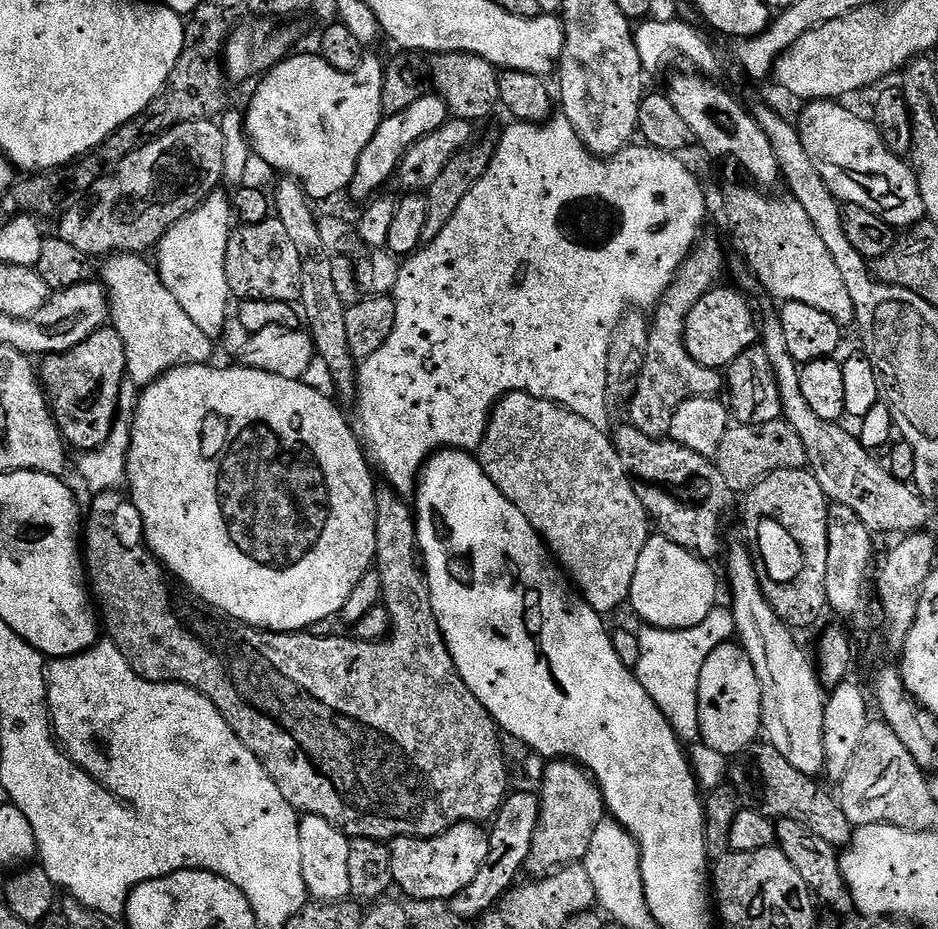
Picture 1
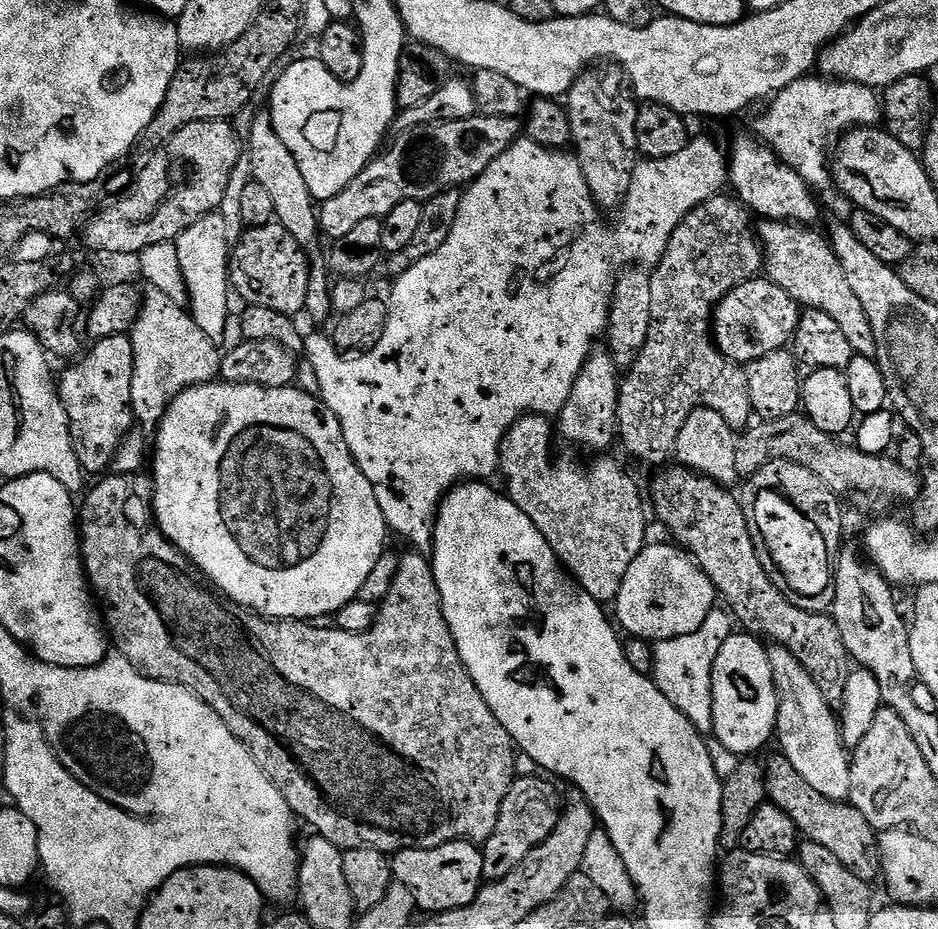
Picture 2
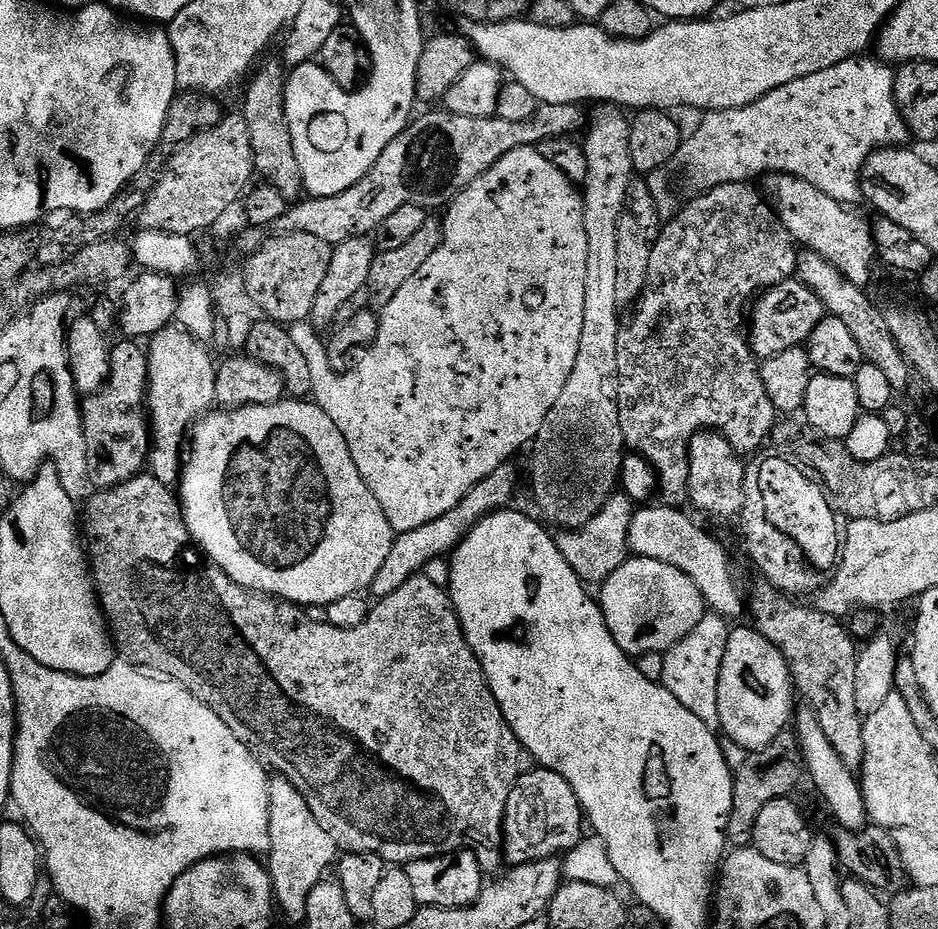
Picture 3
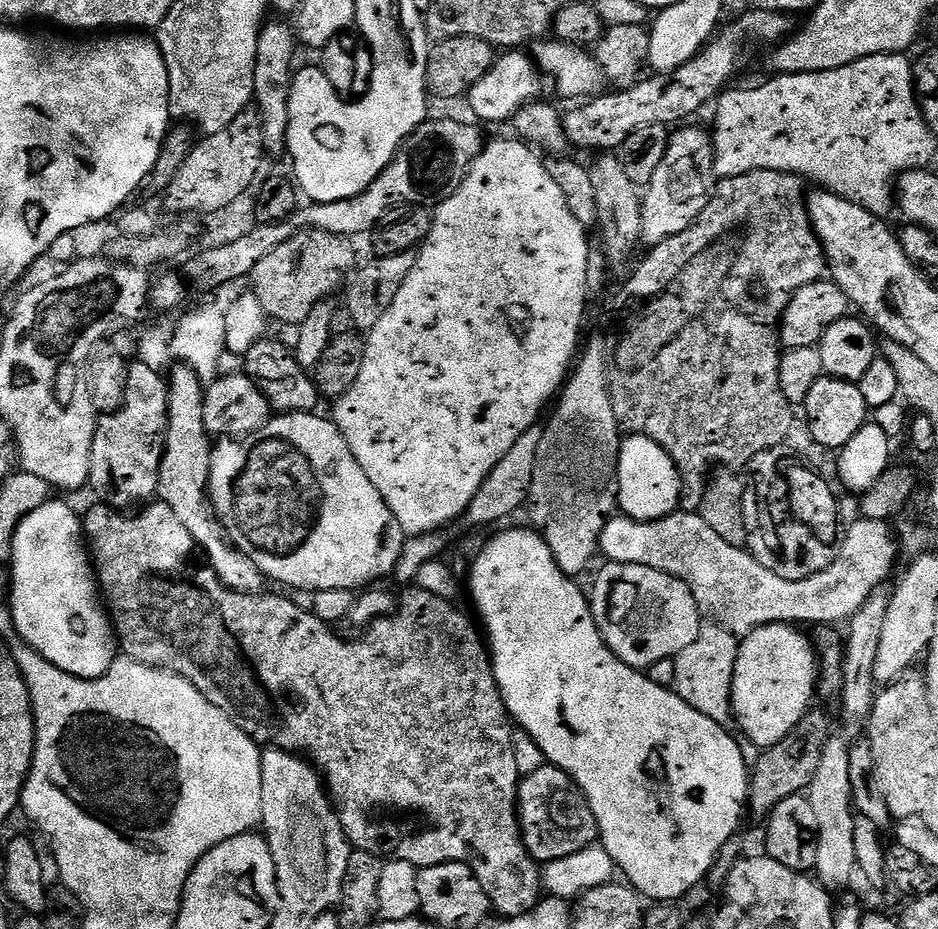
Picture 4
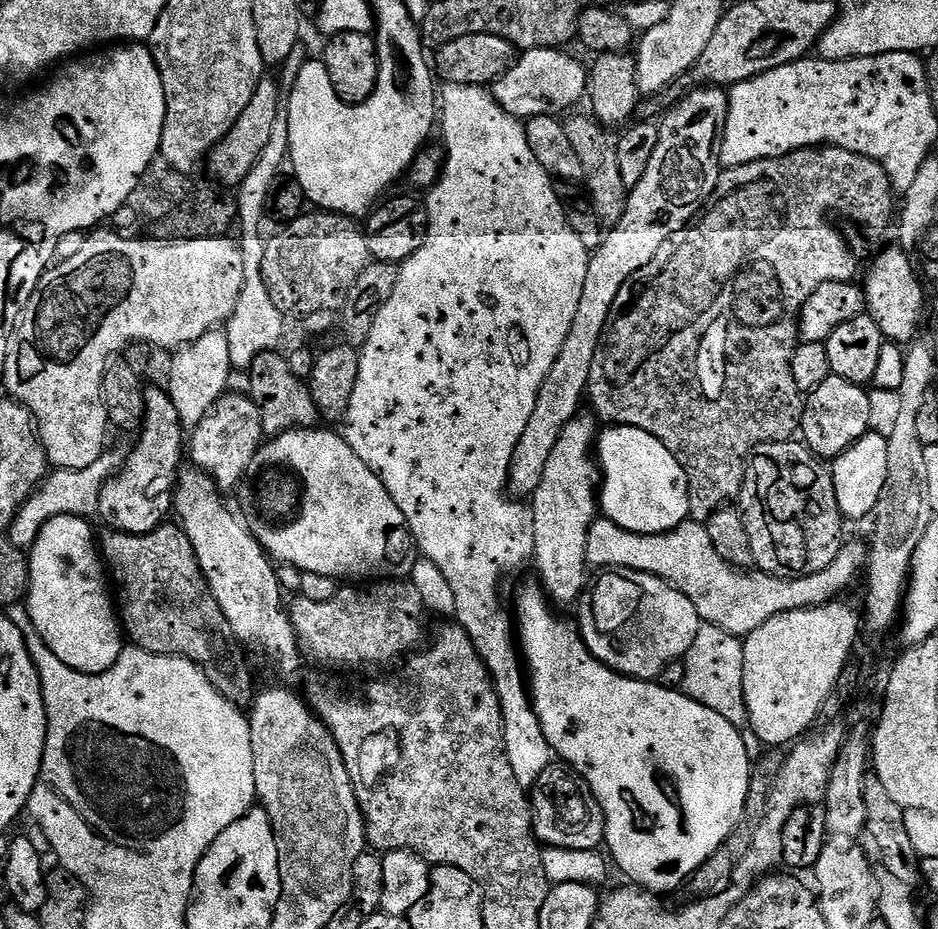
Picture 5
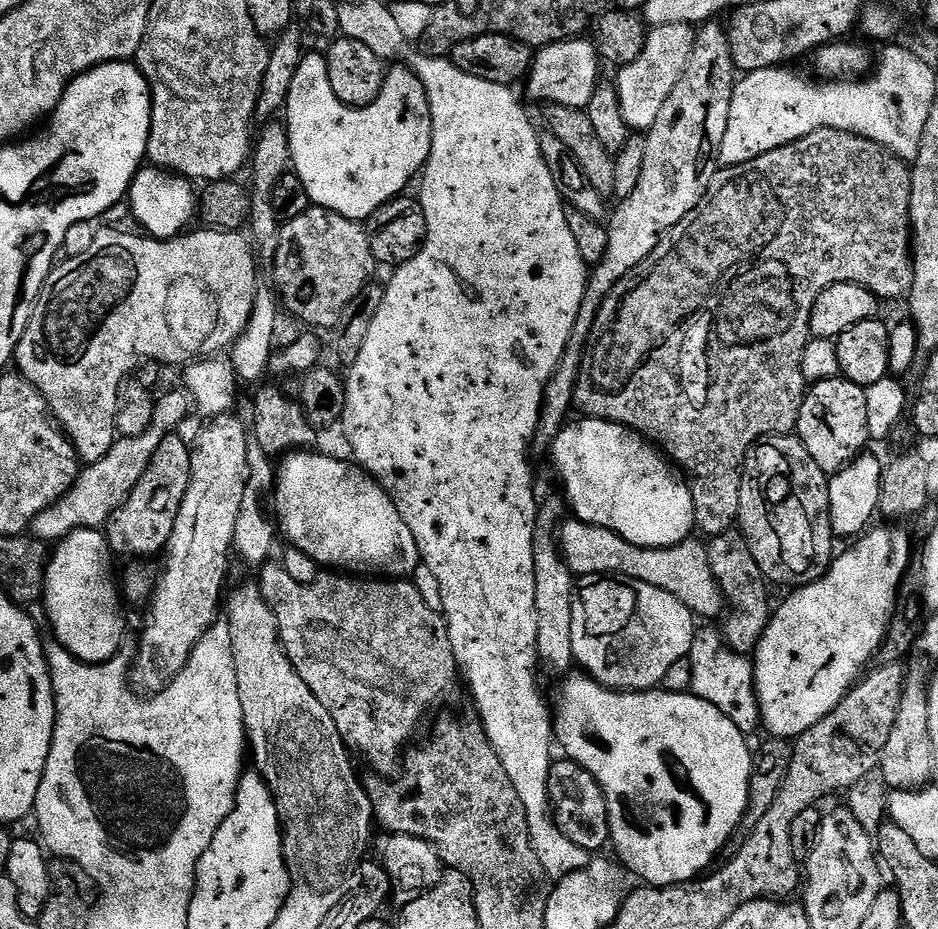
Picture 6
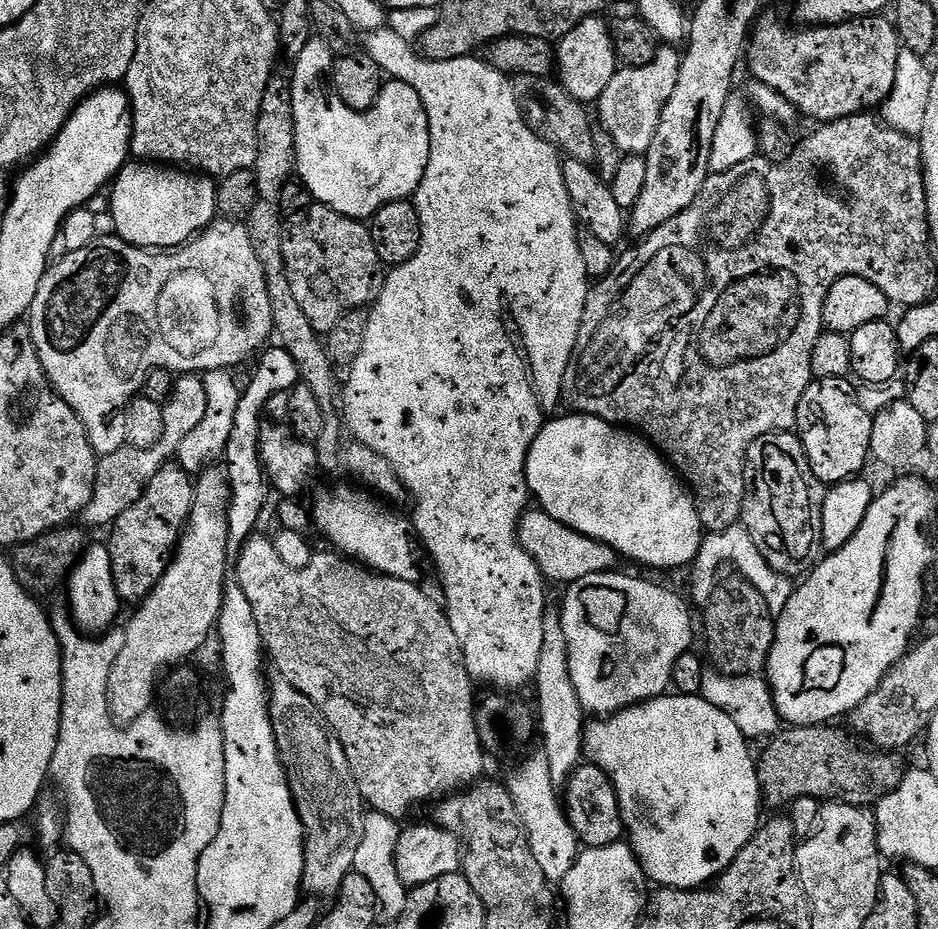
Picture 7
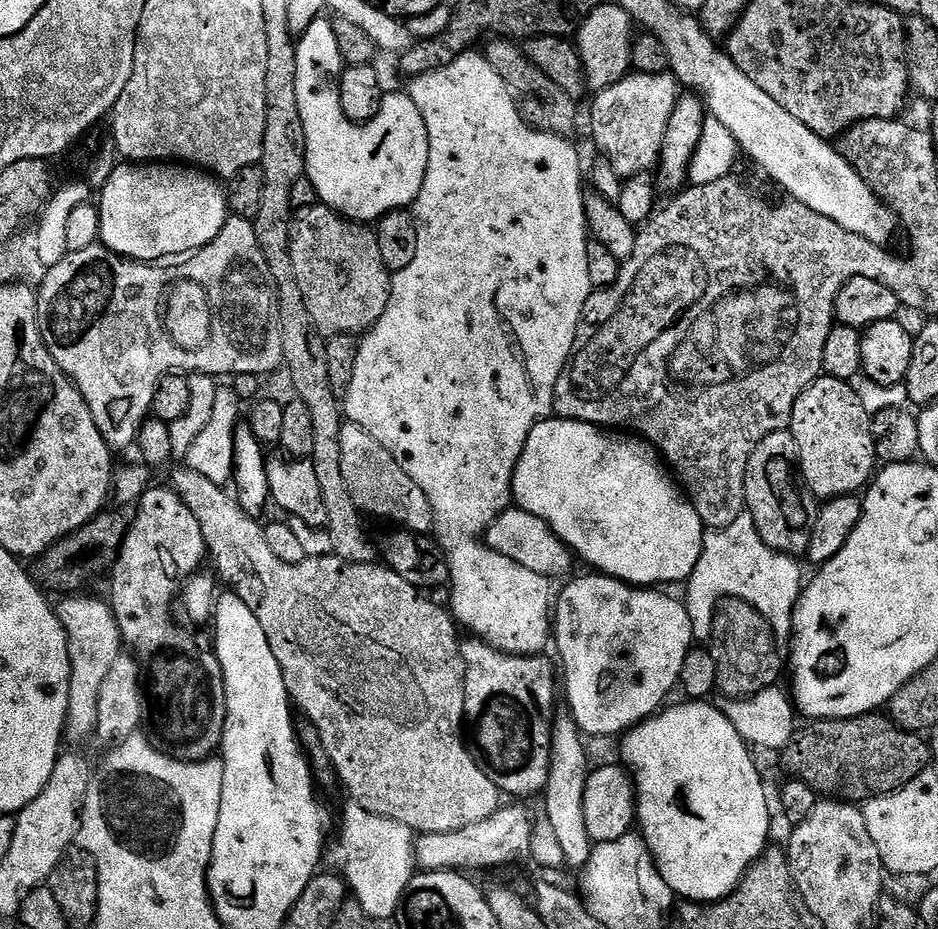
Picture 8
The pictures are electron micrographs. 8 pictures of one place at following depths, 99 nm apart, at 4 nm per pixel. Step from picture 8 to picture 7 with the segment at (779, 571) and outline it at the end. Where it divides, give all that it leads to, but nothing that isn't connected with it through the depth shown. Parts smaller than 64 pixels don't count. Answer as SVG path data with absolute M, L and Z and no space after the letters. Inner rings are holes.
M739 523L727 528L725 532L713 532L705 535L704 541L700 543L700 549L695 560L690 565L690 573L692 572L692 600L691 603L697 606L707 604L712 591L716 589L718 583L718 575L716 571L724 568L727 564L733 564L735 571L744 579L749 580L758 590L758 594L762 594L762 598L766 598L766 606L773 614L779 614L786 606L786 602L790 602L794 591L794 584L789 577L776 572L770 562L766 562L766 558L762 558L762 550L758 550L758 546L754 546L754 538L750 538L750 534Z

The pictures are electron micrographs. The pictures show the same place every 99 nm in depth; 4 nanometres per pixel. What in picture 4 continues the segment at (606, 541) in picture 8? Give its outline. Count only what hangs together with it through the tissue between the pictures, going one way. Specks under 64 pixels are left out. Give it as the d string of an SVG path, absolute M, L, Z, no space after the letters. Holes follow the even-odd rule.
M625 435L617 462L616 499L619 511L631 520L661 520L680 508L681 495L682 477L672 455L649 436Z

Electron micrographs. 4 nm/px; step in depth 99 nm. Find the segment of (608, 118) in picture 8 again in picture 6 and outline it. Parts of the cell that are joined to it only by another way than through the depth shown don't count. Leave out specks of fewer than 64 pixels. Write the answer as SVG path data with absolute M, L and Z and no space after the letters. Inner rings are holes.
M667 24L652 28L642 54L638 54L638 58L625 68L619 69L620 77L615 77L614 83L622 102L622 118L626 118L629 129L647 130L658 122L658 114L662 106L666 106L670 90L678 86L678 78L682 78L682 70L686 70L686 62L690 62L695 41L696 32L691 24Z

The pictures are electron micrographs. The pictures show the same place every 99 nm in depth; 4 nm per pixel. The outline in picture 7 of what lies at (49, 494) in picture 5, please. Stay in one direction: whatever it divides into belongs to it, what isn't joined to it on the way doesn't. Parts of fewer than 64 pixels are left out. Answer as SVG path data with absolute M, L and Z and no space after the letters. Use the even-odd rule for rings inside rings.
M184 374L172 385L172 396L164 405L164 433L156 440L152 448L134 448L125 446L114 450L114 454L106 454L96 461L96 481L94 494L85 506L82 520L89 529L107 529L123 512L130 510L142 498L146 486L158 474L158 470L177 459L177 452L186 438L206 416L207 394L204 377L200 374Z

